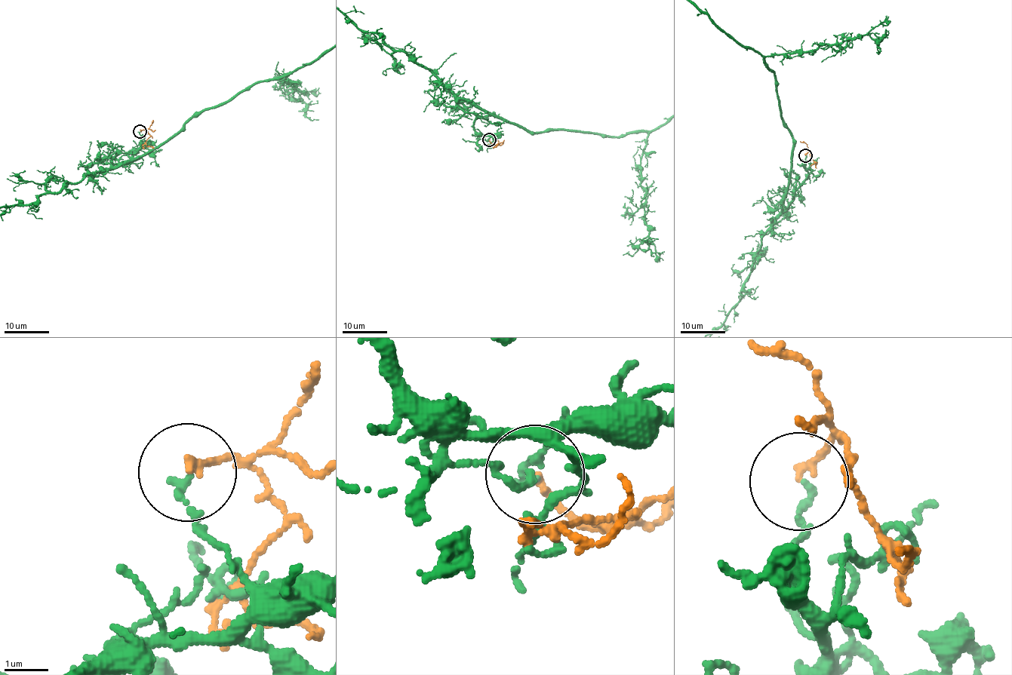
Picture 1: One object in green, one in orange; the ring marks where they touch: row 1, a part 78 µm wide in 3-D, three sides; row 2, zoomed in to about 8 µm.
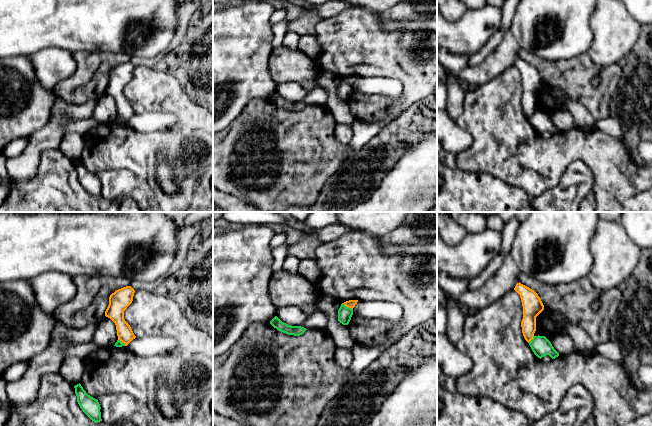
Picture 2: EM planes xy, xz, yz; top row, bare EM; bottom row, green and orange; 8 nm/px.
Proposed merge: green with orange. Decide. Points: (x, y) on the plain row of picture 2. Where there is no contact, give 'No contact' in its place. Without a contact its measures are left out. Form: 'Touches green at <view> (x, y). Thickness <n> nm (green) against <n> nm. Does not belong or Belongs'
Touches green at xz (347, 83). Thickness 110 nm (green) against 70 nm. Does not belong

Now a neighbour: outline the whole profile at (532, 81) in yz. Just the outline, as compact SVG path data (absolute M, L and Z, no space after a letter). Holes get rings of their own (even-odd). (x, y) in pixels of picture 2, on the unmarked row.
M520 58L516 60L514 66L520 71L522 77L522 109L525 116L529 119L533 115L536 107L536 93L544 86L544 81L534 66Z

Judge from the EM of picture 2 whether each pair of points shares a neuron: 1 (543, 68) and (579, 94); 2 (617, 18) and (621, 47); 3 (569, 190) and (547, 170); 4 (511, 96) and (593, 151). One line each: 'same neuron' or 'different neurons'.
1: same neuron
2: same neuron
3: different neurons
4: same neuron

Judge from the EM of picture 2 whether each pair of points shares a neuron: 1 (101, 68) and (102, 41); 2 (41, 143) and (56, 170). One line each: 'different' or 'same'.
1: different
2: different

